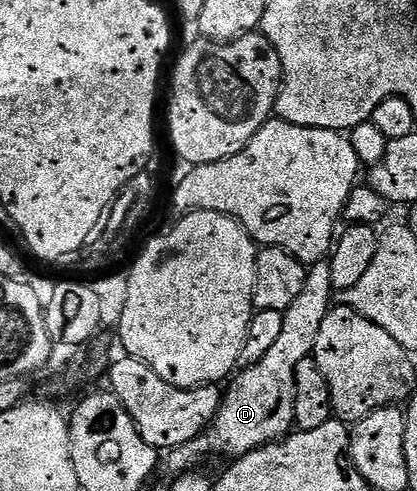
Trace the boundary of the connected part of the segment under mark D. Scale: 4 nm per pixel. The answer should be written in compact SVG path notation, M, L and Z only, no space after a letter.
M328 260L319 261L306 272L305 286L303 291L299 291L299 299L295 299L295 303L291 303L291 307L283 313L283 335L279 335L279 340L272 345L271 351L267 351L267 355L263 355L263 359L259 359L259 363L242 368L232 378L232 381L234 380L233 386L230 387L229 393L227 389L227 392L222 396L221 410L217 413L217 418L213 420L212 425L191 443L181 445L177 449L168 450L169 469L173 472L173 475L196 470L198 468L197 460L204 453L211 452L212 449L218 449L223 456L229 457L228 459L236 459L242 457L245 453L250 453L259 447L289 436L295 425L293 420L293 412L295 411L295 367L299 367L299 363L303 363L303 359L313 356L315 339L319 339L319 327L323 327L323 319L327 319L330 308L334 304L334 294L335 290L331 283L331 267Z

